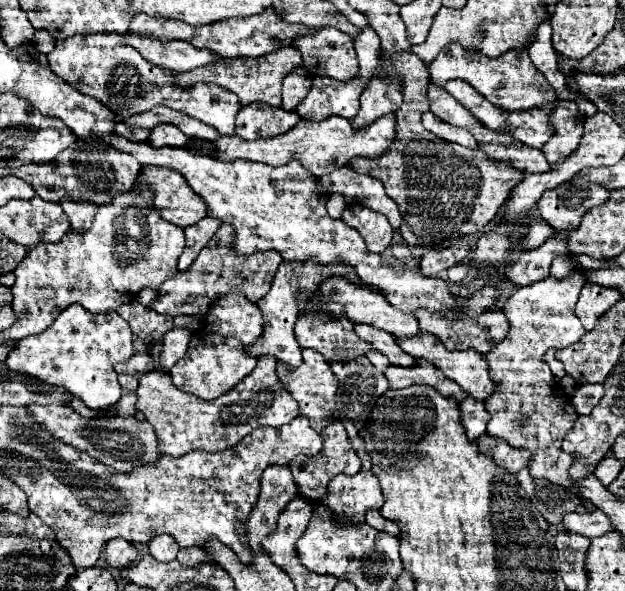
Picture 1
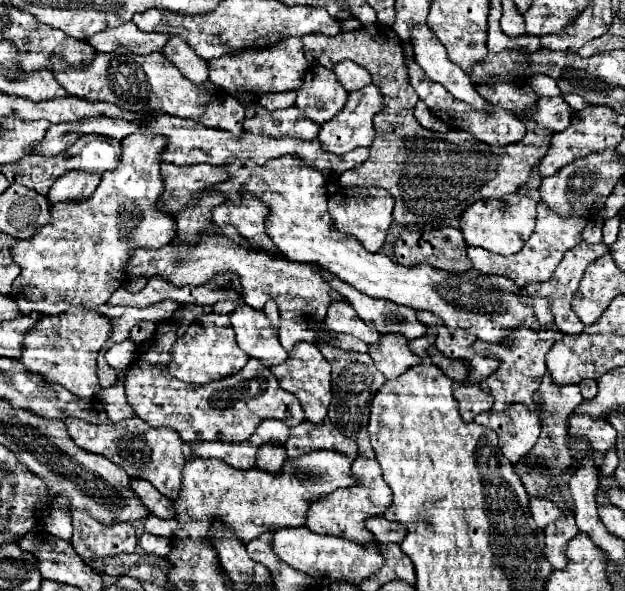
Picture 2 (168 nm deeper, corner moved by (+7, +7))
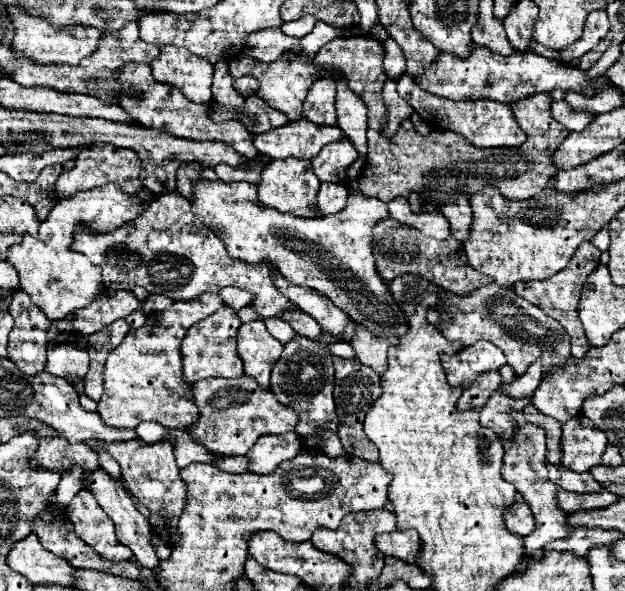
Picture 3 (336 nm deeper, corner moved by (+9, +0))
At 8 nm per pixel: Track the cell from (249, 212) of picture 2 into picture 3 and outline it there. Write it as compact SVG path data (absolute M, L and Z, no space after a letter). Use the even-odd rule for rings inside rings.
M200 178L194 188L192 188L192 212L198 216L206 228L210 228L224 244L230 256L236 260L244 260L250 264L258 264L262 260L274 262L274 266L290 280L292 284L308 286L318 290L320 294L328 296L340 310L350 314L350 318L356 324L366 324L372 332L378 332L378 336L404 336L408 326L406 318L400 308L396 308L396 302L388 294L386 282L378 276L374 268L374 256L372 256L372 246L370 246L370 236L374 230L374 224L380 218L388 218L390 214L386 212L386 202L368 198L362 192L350 192L346 208L334 216L324 216L324 218L300 218L294 214L282 214L274 208L262 206L256 194L256 186L250 182L222 182L222 180L204 180Z

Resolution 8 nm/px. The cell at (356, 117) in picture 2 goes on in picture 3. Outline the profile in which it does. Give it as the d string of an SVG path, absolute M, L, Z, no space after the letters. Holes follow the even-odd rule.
M346 138L334 144L326 144L326 148L322 148L322 152L312 160L312 170L320 178L320 182L350 186L346 170L354 164L356 158L358 152L352 146L352 142Z

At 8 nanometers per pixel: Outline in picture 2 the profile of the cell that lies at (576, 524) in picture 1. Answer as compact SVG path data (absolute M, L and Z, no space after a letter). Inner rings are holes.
M530 497L530 513L532 517L536 517L536 525L540 525L542 529L566 517L566 513L558 509L550 499L538 499L538 497Z

